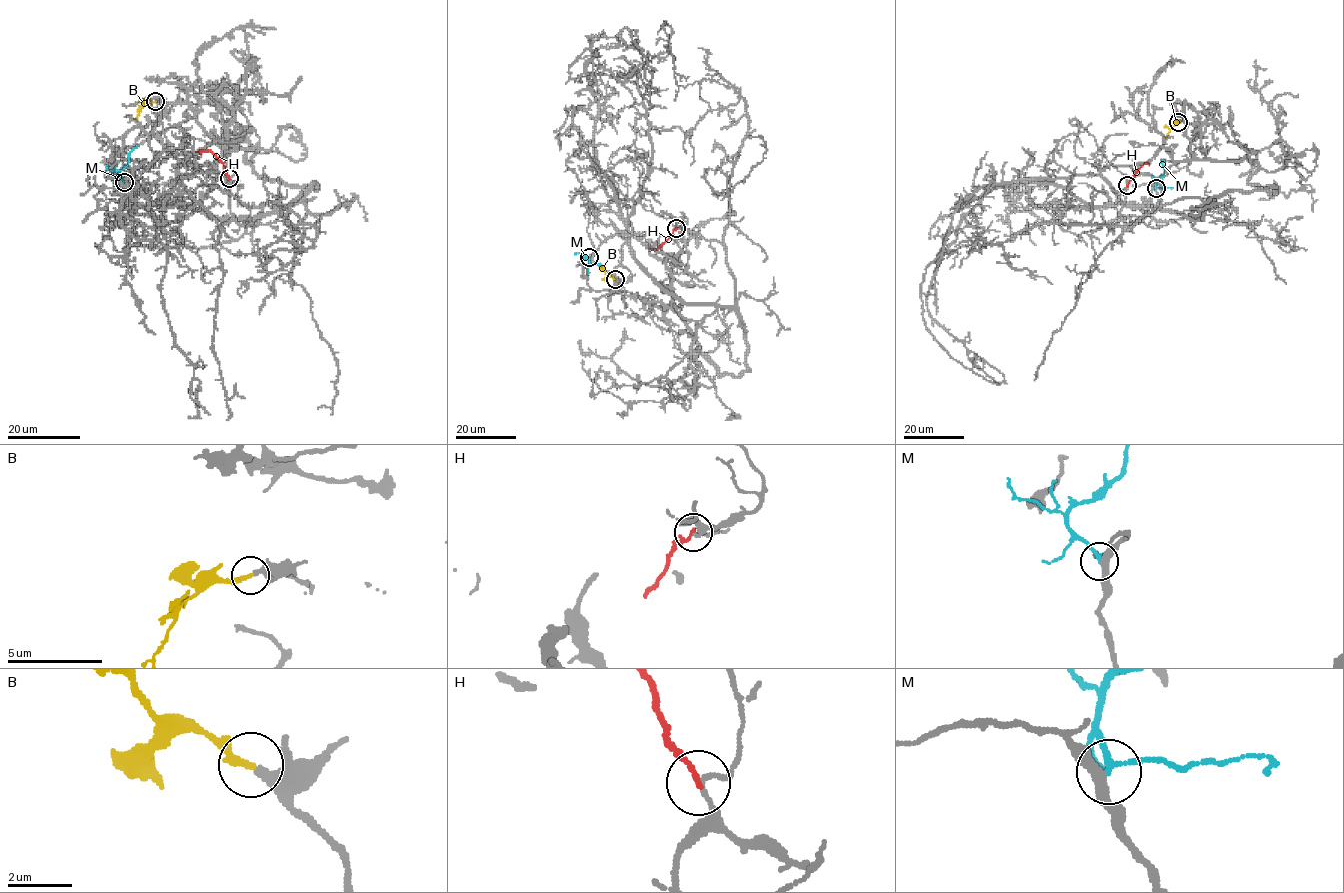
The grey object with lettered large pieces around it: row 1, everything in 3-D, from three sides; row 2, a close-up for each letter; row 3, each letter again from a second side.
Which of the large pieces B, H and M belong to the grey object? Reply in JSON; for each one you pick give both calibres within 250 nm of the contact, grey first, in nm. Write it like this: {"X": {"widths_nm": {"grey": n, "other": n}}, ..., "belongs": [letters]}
{"B": {"widths_nm": {"grey": 320, "other": 240}}, "M": {"widths_nm": {"grey": 340, "other": 160}}, "belongs": ["B", "M"]}

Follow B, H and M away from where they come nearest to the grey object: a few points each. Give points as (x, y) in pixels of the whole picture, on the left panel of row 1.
B: (155, 102), (147, 102), (134, 119)
H: (229, 177), (222, 164), (210, 151), (196, 152)
M: (124, 182), (117, 173), (128, 164), (129, 153), (137, 146)

